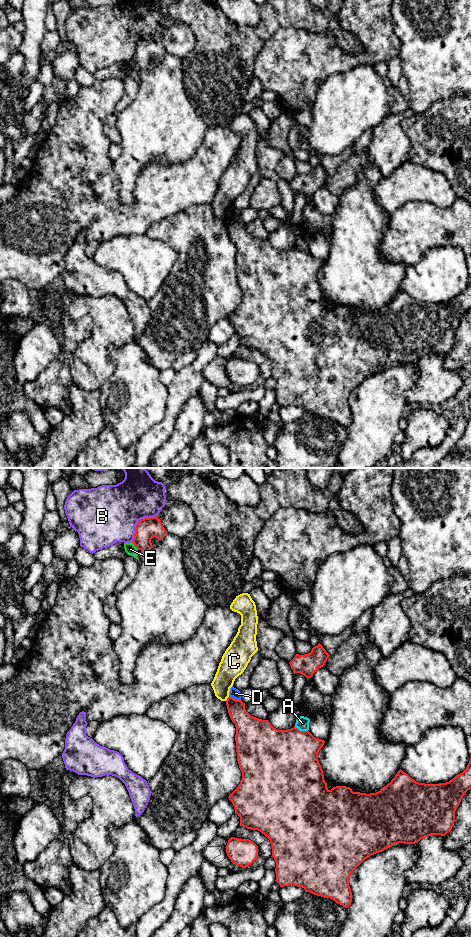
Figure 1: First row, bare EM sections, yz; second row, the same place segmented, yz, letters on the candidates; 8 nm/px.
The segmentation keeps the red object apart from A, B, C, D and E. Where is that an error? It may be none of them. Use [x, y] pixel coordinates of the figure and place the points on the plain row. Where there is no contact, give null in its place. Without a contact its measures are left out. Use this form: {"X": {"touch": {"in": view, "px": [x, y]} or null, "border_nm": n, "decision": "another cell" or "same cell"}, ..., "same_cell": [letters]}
{"A": {"touch": {"in": "yz", "px": [301, 251]}, "border_nm": 120, "decision": "another cell"}, "B": {"touch": {"in": "yz", "px": [137, 43]}, "border_nm": 300, "decision": "another cell"}, "C": {"touch": {"in": "yz", "px": [227, 218]}, "border_nm": 50, "decision": "another cell"}, "D": {"touch": {"in": "yz", "px": [235, 219]}, "border_nm": 100, "decision": "another cell"}, "E": {"touch": {"in": "yz", "px": [135, 66]}, "border_nm": 90, "decision": "another cell"}, "same_cell": []}

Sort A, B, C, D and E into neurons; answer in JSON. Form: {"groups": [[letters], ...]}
{"groups": [["A"], ["B"], ["C"], ["D"], ["E"]]}

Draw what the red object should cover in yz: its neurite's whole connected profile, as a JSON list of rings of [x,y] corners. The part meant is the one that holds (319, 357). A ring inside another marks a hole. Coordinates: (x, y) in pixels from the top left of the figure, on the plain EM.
[[[233,217],[227,218],[226,225],[236,247],[237,281],[242,292],[240,304],[228,318],[235,334],[240,337],[240,346],[258,350],[270,360],[271,377],[276,382],[275,401],[280,407],[302,407],[305,412],[330,418],[348,428],[352,422],[349,397],[365,379],[394,364],[415,364],[431,355],[445,356],[454,346],[455,331],[461,319],[471,309],[470,278],[466,289],[446,303],[419,303],[400,289],[391,302],[376,313],[353,312],[346,306],[329,310],[318,280],[324,260],[295,246],[278,250],[268,240],[251,236],[245,229],[245,223]]]

